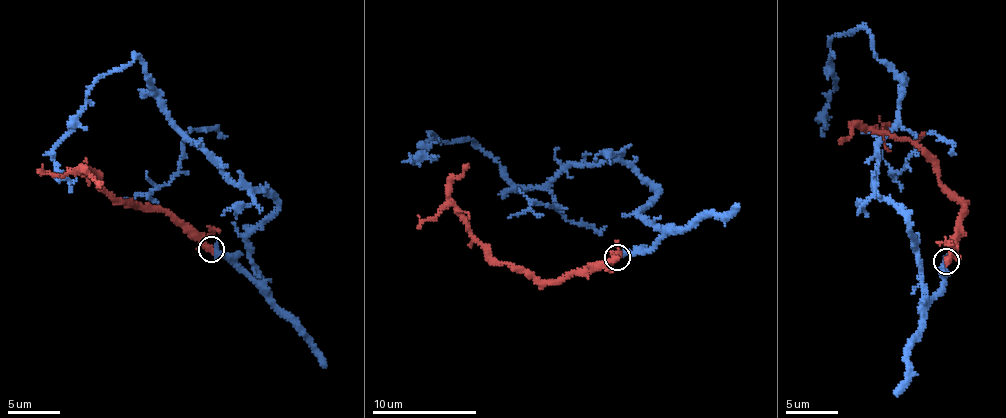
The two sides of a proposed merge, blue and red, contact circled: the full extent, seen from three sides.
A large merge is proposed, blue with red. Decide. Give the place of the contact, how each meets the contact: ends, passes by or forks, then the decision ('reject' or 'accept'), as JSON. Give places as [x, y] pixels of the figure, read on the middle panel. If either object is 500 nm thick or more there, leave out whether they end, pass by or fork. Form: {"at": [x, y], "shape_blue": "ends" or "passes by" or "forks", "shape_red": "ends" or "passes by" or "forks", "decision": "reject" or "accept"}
{"at": [617, 257], "shape_blue": "ends", "shape_red": "ends", "decision": "accept"}

